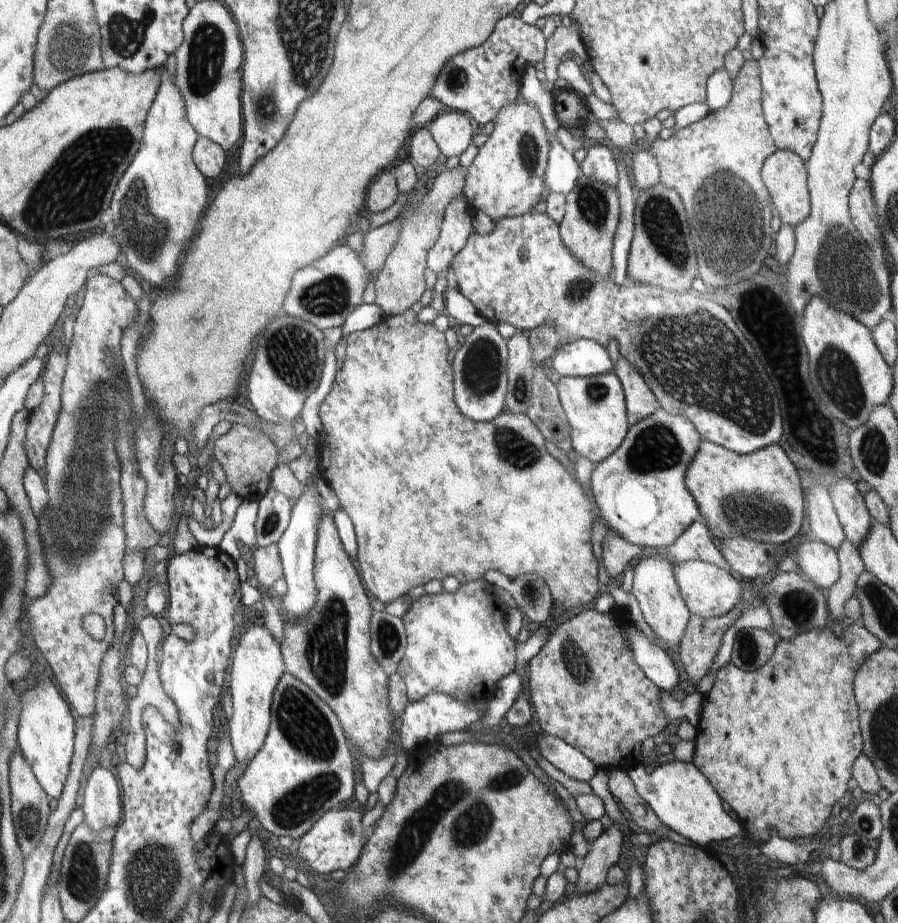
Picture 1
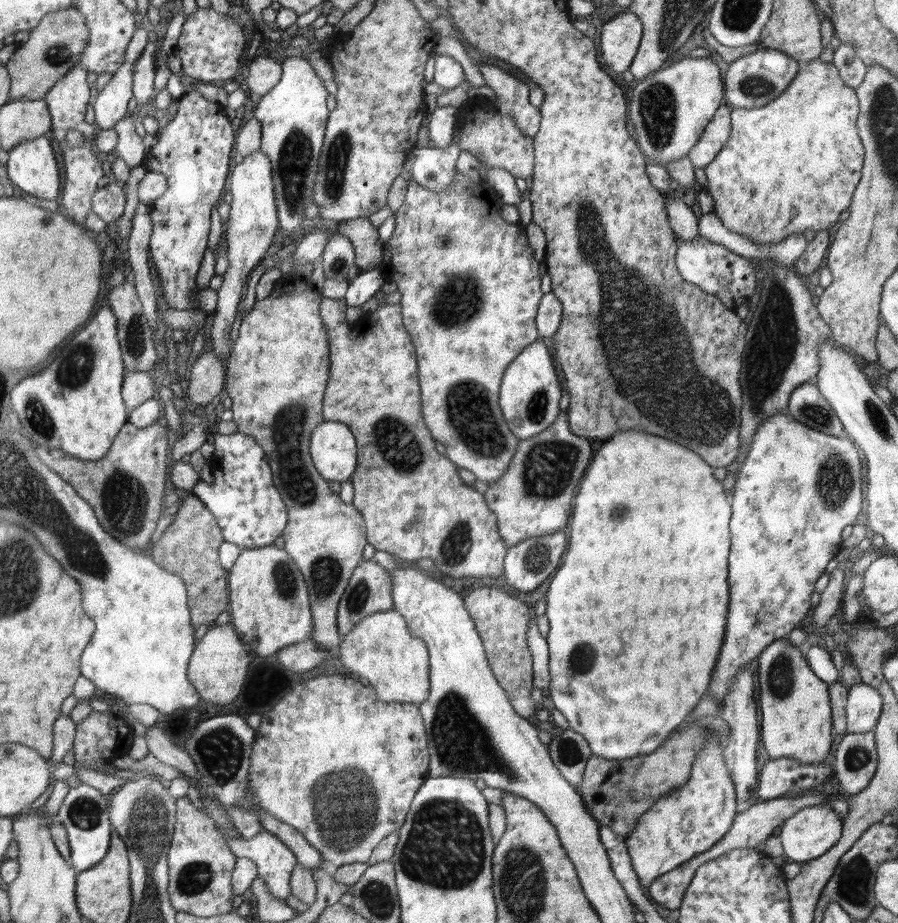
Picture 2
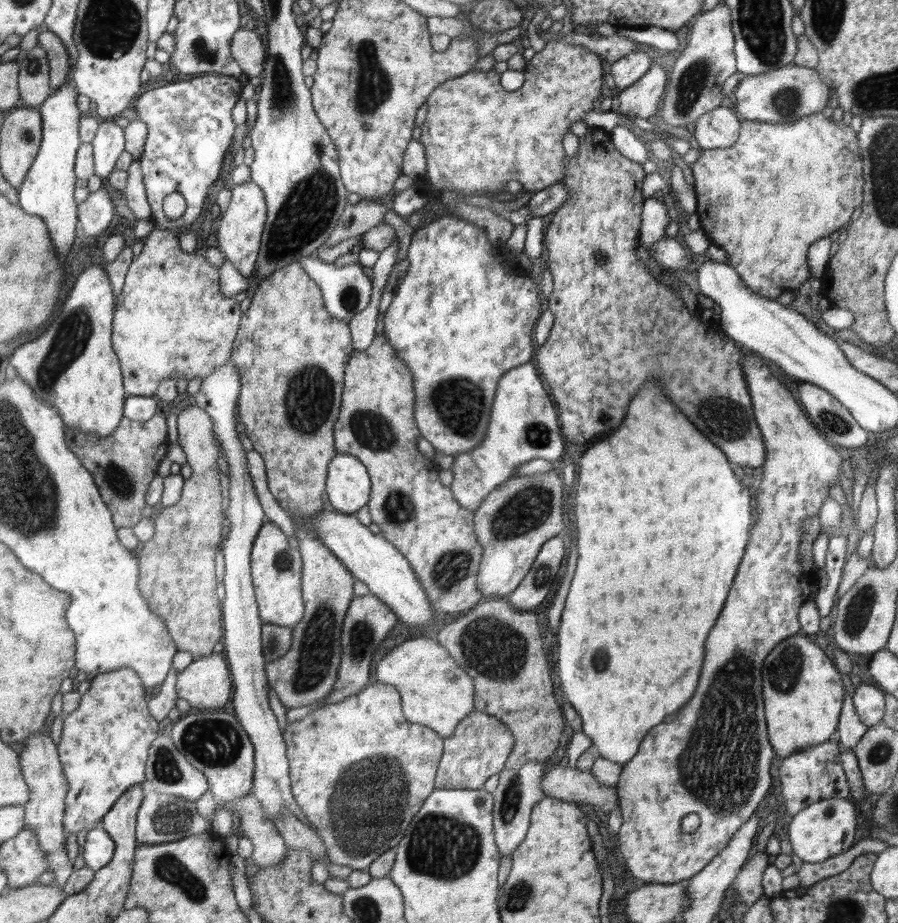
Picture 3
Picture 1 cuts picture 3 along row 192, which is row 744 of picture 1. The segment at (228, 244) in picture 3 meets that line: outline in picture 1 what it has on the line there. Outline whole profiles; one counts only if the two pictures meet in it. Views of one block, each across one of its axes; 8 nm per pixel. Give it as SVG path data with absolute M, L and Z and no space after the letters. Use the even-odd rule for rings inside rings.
M260 622L240 638L230 672L232 717L229 720L231 746L236 763L247 766L258 754L267 737L271 723L271 704L280 677L287 672L280 645Z

